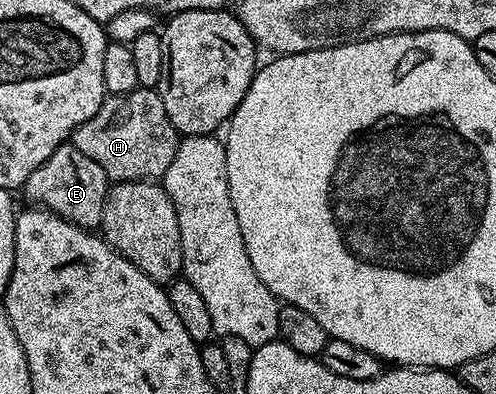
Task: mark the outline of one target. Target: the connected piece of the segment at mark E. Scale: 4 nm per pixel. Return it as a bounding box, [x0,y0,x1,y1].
[24,141,112,229]

